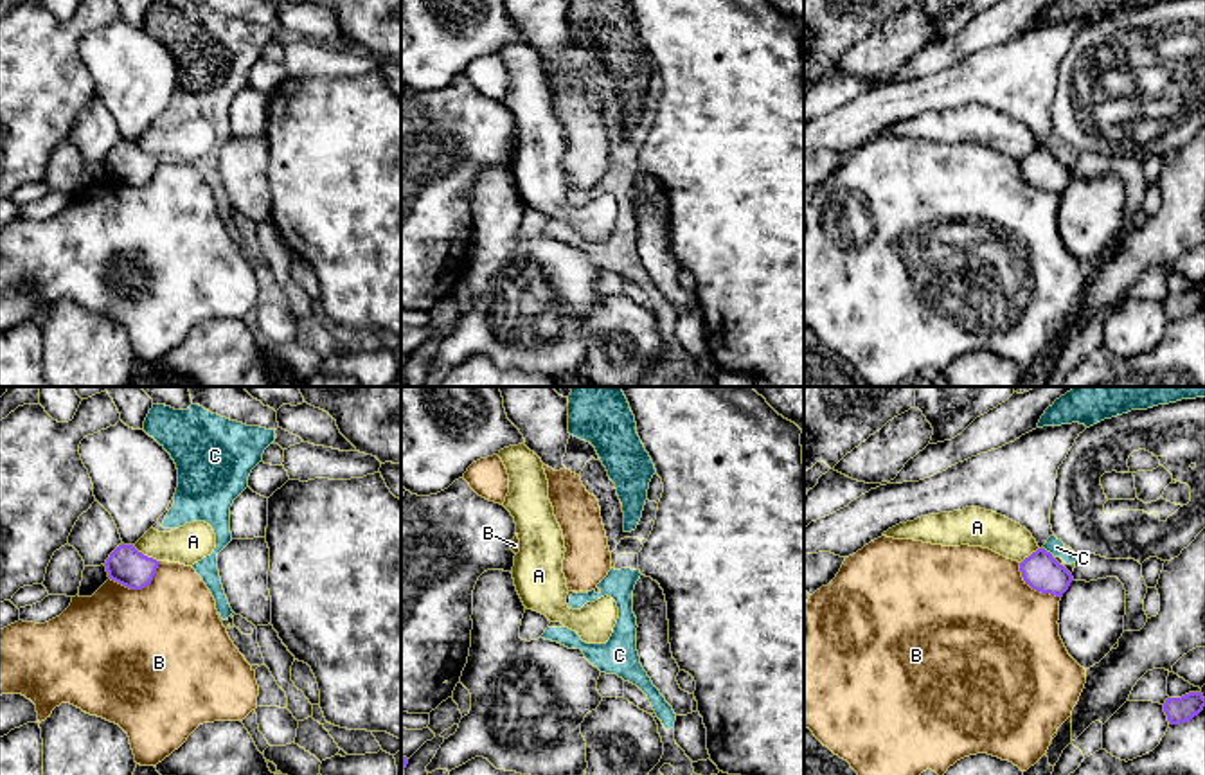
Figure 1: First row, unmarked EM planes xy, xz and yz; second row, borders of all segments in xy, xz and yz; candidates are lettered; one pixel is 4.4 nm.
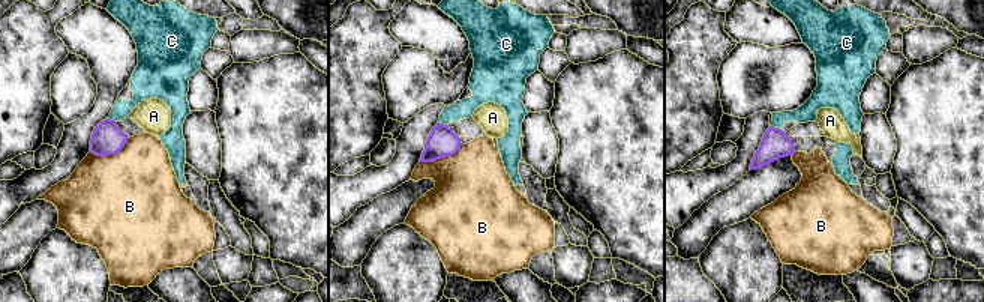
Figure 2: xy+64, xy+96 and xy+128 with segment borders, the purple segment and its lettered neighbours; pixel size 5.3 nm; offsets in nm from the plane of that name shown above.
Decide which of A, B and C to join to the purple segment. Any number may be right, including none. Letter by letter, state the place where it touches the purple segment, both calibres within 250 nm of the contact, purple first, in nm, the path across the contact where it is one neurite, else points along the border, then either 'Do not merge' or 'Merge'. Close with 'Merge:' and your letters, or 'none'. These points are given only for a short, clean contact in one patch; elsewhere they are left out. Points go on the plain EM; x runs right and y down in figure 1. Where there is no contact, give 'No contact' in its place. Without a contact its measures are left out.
A: Touches purple at xy (146, 153). Thickness 170 nm (purple) against 170 nm. Do not merge
B: Touches purple at xy (141, 186). Thickness 170 nm (purple) against 500 nm. Boundary: xy (160, 159), (153, 177), (141, 186), (126, 186), (110, 177). Do not merge
C: Touches purple at yz (1049, 150). Thickness 170 nm (purple) against 80 nm. Boundary: yz (1044, 144), (1053, 151). Do not merge
Merge: none

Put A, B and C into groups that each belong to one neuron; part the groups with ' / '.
A / B / C

